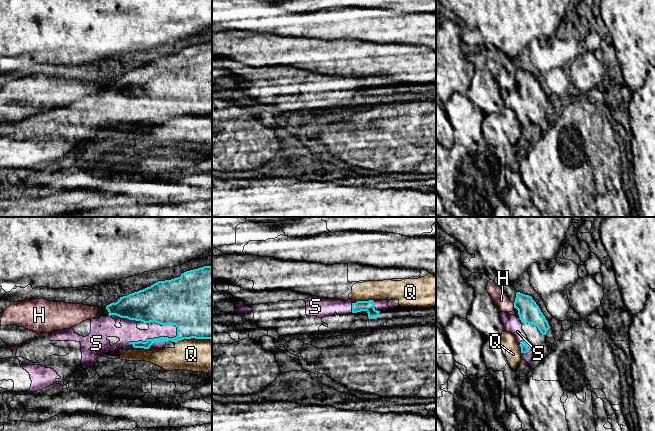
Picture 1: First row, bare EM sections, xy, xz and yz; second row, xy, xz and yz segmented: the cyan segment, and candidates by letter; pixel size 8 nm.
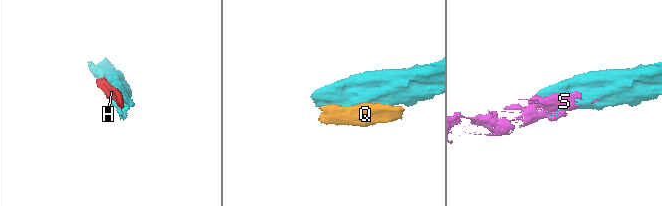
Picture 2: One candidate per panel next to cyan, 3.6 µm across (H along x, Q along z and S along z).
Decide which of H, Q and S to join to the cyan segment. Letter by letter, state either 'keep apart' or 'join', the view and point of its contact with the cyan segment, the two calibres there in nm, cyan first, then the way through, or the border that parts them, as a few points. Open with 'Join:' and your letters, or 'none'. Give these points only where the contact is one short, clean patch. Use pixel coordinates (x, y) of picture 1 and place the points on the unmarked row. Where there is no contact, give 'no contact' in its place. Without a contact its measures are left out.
Join: S
H: keep apart | yz (514, 81) | 180/120 nm | along yz (513, 79), (514, 83)
Q: keep apart | xy (193, 113) | 500/280 nm
S: join | xy (155, 114) | 260/150 nm

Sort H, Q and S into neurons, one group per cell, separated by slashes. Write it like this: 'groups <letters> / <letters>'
groups H / Q / S

